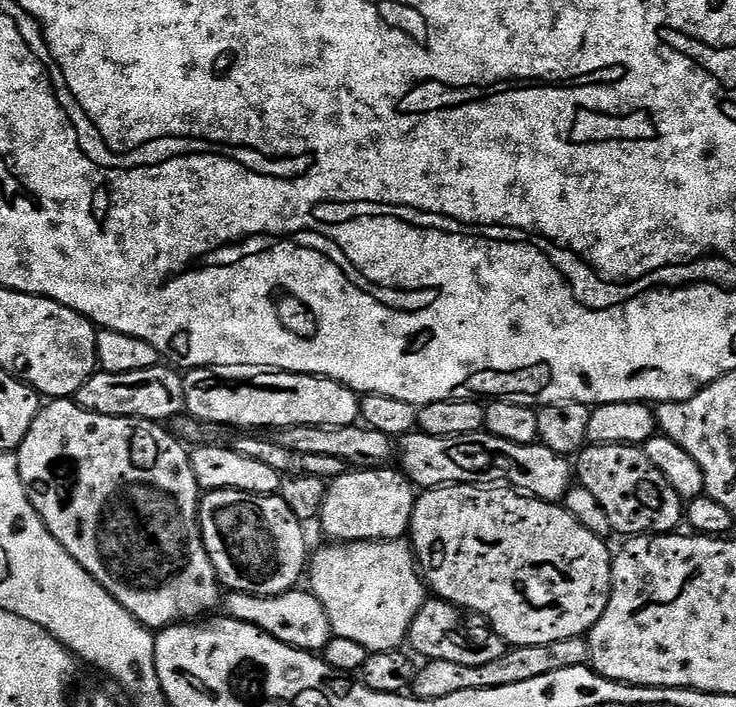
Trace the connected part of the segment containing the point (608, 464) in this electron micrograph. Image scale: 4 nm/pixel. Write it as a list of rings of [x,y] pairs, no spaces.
[[[588,444],[575,457],[574,476],[579,487],[590,490],[590,494],[598,498],[602,510],[606,510],[606,518],[610,518],[613,533],[621,532],[621,537],[666,536],[675,533],[679,529],[676,527],[684,520],[685,501],[681,500],[674,486],[662,478],[654,462],[646,458],[643,447],[634,444]]]

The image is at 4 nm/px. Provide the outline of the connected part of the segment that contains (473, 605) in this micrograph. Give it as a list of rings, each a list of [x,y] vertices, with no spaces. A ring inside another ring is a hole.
[[[448,484],[444,488],[429,488],[421,491],[416,498],[410,543],[416,554],[416,562],[423,576],[425,585],[437,600],[445,600],[458,605],[461,610],[477,616],[483,616],[504,640],[505,645],[521,648],[522,646],[546,646],[546,642],[562,642],[562,638],[584,636],[602,618],[602,610],[606,610],[606,602],[612,589],[613,553],[601,537],[595,536],[586,526],[582,526],[563,506],[556,502],[537,500],[519,490],[508,486],[481,486],[479,484]]]

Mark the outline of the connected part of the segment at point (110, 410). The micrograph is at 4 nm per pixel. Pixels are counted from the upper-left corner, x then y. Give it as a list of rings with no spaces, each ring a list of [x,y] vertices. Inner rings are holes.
[[[168,366],[130,370],[130,374],[110,374],[97,370],[76,391],[74,399],[78,406],[94,414],[168,422],[185,411],[184,378],[179,371]]]

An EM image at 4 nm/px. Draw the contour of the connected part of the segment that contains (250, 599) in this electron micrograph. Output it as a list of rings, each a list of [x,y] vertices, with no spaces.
[[[293,590],[283,592],[277,596],[251,596],[241,592],[228,592],[223,597],[222,608],[234,620],[241,620],[243,624],[252,624],[255,628],[273,636],[278,642],[300,648],[303,652],[313,654],[323,653],[324,647],[332,639],[332,627],[326,618],[326,610],[318,598],[314,598],[311,591]]]

